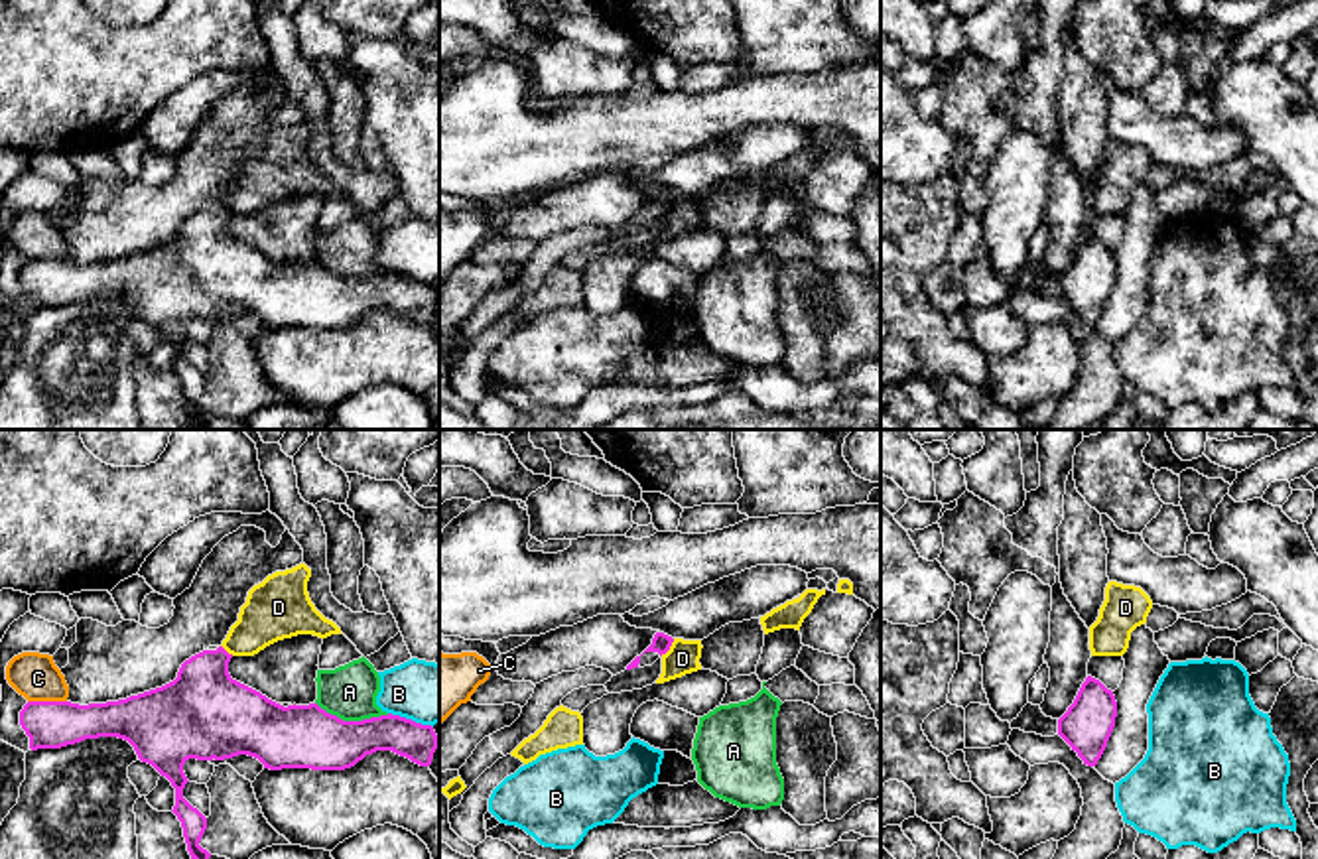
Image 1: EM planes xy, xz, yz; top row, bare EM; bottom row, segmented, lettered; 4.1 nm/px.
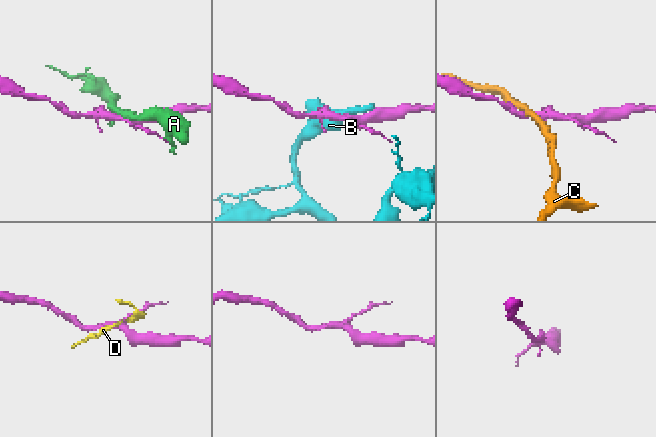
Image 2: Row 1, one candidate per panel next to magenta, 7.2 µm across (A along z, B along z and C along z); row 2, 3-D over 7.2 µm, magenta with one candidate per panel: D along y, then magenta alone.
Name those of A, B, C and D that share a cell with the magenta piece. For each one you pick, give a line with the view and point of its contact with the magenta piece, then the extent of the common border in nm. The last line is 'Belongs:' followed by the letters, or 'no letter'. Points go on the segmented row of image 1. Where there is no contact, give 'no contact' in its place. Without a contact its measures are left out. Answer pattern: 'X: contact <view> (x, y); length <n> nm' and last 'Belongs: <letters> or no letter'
Belongs: no letter

